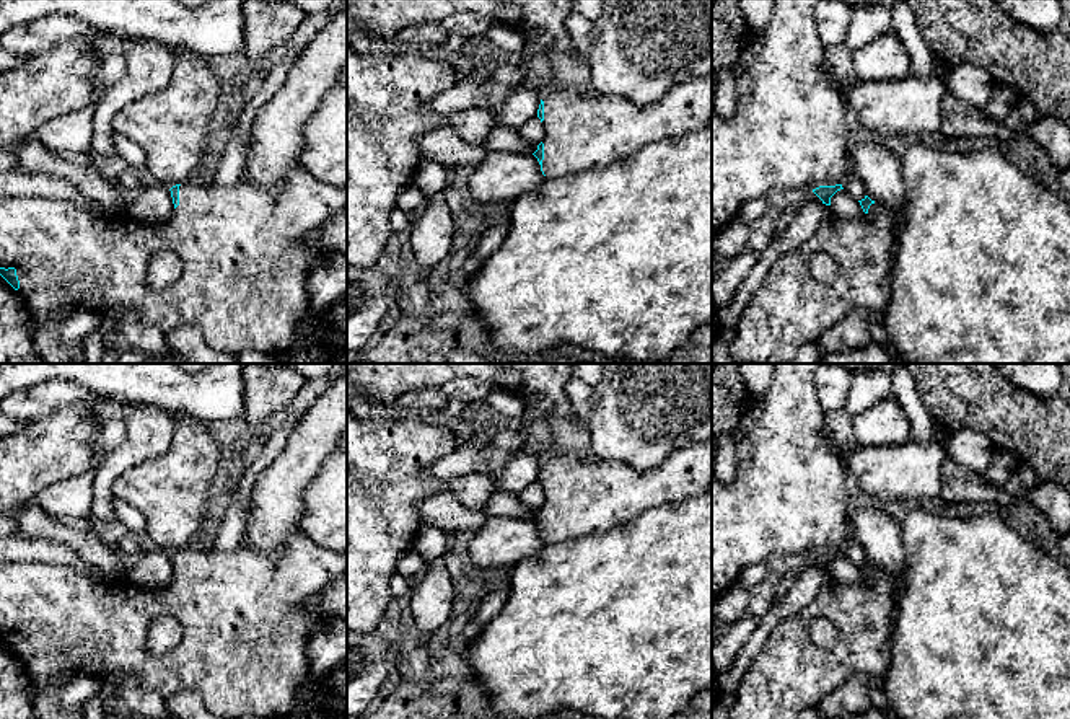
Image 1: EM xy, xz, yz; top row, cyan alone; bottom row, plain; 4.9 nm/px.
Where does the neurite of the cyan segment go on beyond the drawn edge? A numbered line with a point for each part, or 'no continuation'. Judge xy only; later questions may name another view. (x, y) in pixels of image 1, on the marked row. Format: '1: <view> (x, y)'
1: xy (245, 256)

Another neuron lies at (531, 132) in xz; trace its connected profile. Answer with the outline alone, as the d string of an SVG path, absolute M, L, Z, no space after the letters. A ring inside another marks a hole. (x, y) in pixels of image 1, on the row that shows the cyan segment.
M537 116L531 117L518 129L520 137L528 147L539 145L544 140L544 127Z

